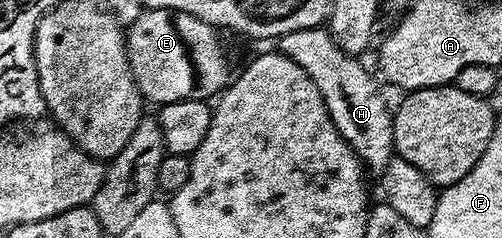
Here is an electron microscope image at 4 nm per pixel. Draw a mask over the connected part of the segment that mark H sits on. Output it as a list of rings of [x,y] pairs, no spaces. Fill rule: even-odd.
[[[326,27],[302,28],[296,32],[290,32],[284,36],[278,37],[278,51],[288,56],[297,66],[301,66],[309,78],[317,86],[317,90],[323,95],[325,106],[337,126],[339,135],[344,142],[349,145],[359,157],[364,169],[368,173],[376,172],[382,174],[387,171],[389,162],[396,155],[395,151],[395,126],[393,123],[393,112],[389,107],[387,109],[387,100],[383,97],[383,92],[379,89],[380,81],[370,76],[365,69],[359,65],[360,61],[354,56],[347,55],[337,46],[337,42],[331,36]]]

